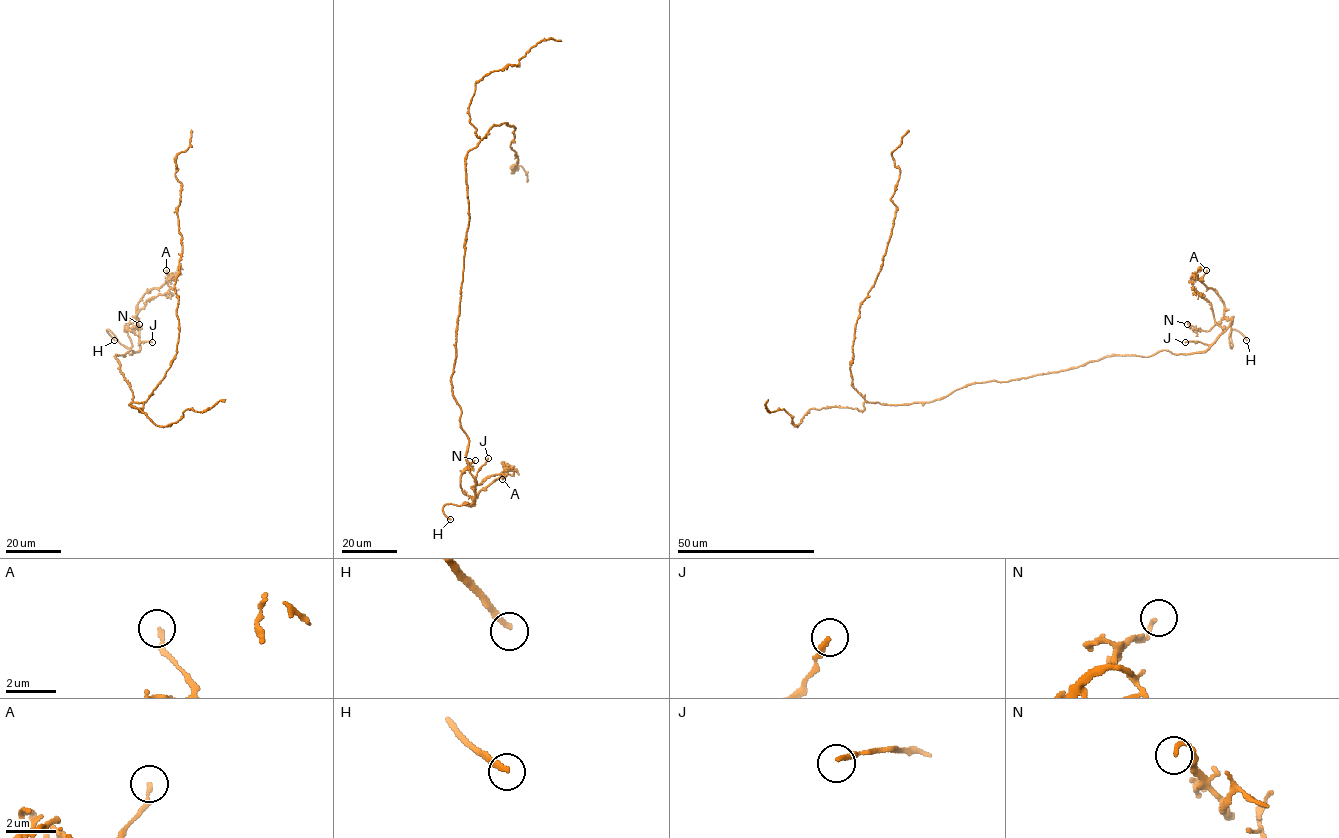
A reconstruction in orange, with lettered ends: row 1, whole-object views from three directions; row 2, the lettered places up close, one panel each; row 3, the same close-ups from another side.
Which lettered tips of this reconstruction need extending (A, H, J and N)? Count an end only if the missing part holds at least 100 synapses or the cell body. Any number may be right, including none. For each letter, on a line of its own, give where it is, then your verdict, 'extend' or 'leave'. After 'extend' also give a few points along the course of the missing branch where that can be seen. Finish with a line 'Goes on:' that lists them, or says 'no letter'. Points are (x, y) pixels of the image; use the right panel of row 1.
A: (1206, 270) | leave
H: (1246, 340) | extend | (1246, 340), (1253, 349), (1261, 351), (1257, 355)
J: (1185, 342) | leave
N: (1187, 324) | leave
Goes on: H

